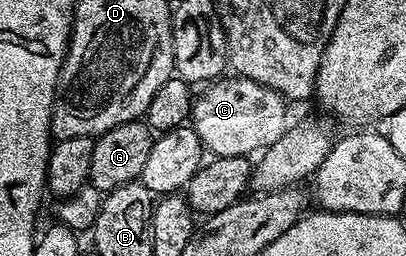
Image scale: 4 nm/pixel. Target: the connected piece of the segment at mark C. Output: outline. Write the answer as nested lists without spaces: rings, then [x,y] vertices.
[[[232,77],[218,79],[204,89],[207,91],[194,99],[191,111],[193,129],[216,157],[244,157],[264,151],[289,127],[288,105],[281,95],[249,78]]]

